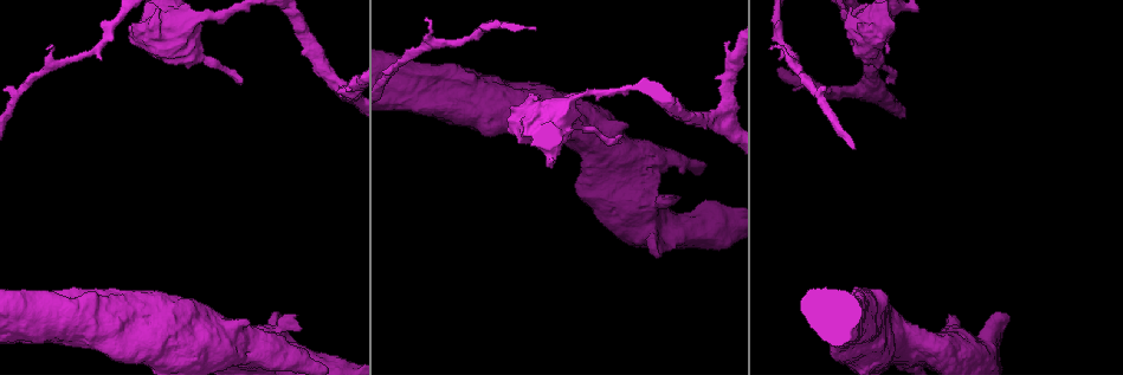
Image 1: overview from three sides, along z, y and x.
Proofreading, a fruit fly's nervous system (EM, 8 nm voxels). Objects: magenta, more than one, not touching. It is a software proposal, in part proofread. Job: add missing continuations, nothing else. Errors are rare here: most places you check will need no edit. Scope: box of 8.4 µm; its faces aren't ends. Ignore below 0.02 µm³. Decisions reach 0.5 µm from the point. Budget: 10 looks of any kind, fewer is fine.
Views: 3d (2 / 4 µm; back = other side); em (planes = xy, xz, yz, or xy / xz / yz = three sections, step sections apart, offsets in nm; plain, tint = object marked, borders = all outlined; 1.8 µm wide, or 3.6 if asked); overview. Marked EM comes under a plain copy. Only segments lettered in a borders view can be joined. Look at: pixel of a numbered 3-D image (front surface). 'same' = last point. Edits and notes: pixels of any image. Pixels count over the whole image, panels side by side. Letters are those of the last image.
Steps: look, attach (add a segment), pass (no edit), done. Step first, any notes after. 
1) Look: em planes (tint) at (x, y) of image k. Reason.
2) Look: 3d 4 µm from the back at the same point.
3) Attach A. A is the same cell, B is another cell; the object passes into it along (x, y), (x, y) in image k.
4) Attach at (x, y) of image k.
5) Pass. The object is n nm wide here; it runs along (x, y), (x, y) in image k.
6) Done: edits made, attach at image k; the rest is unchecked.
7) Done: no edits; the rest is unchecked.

Look: em xy step 4 (borders) at (679, 197) of image 1. An open end.

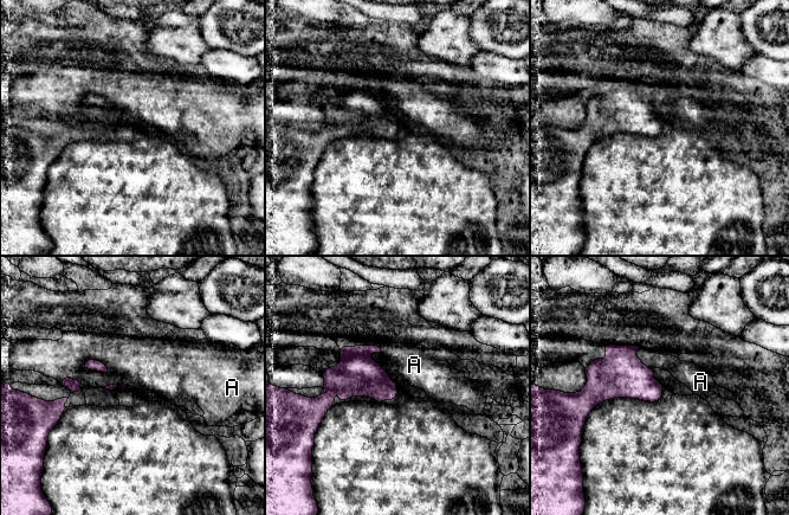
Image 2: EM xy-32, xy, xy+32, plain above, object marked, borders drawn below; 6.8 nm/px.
Pass. The longest contact is with A, 280 nm; A is another cell; none of them fits.

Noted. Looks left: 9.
Look: em 3.6 µm xz step 8 (borders) at (576, 180) of image 1. Stops while still wide.

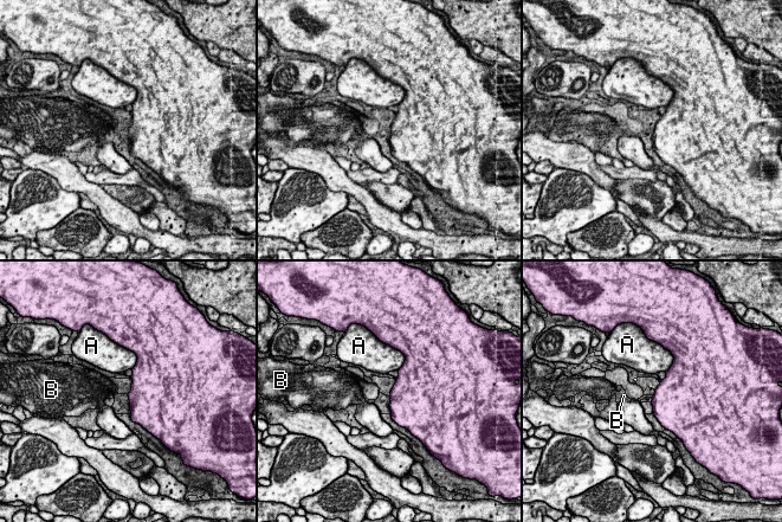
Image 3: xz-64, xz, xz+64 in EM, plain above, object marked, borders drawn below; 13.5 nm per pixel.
Look: em 3.6 µm planes (borders) at the same point. Cut it another way.

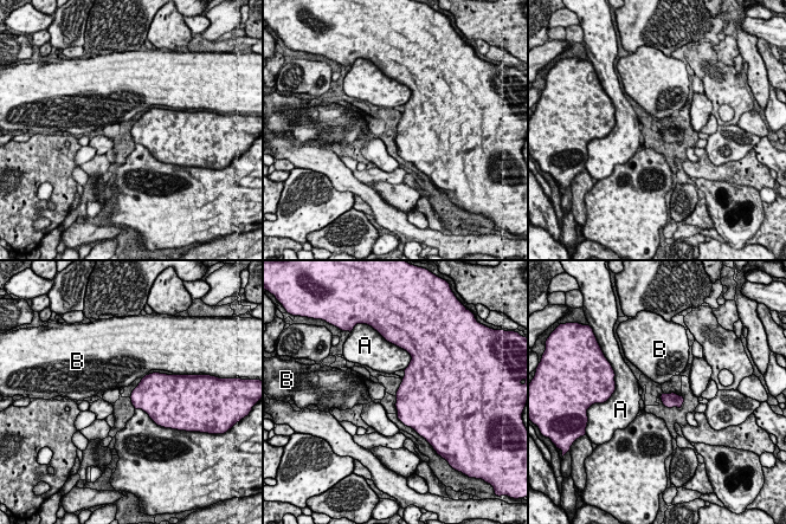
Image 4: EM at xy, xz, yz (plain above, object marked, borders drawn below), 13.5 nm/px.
Pass. A and B are other cells; no lettered segment goes on from it.

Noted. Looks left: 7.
Look: em xy step 16 (borders) at (619, 137) of image 1. Free end.

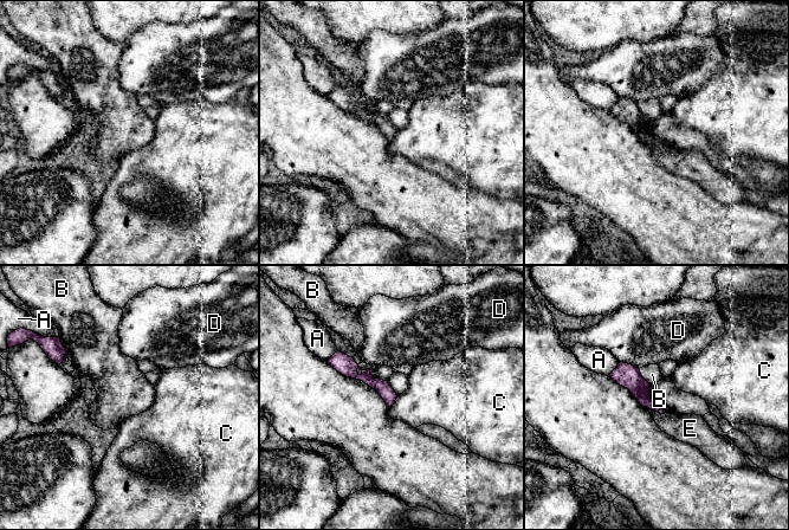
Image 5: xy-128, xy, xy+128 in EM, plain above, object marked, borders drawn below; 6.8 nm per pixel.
Pass. A, B, C, D and E are other cells; it runs along (331, 361), (364, 375), (390, 401) in image 5; no lettered segment goes on from it.

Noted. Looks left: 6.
Look: em planes (borders) at (49, 49) of image 1. Branch stops here.

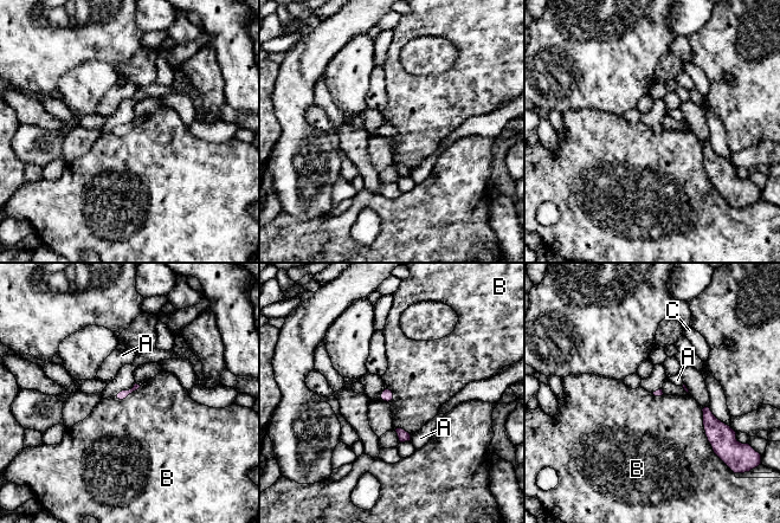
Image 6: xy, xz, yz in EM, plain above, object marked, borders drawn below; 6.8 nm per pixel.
Pass. The longest contact is with B, 320 nm; A, B and C are other cells; no lettered segment goes on from it.

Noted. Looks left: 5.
Done: no edits; the rest is unchecked.

